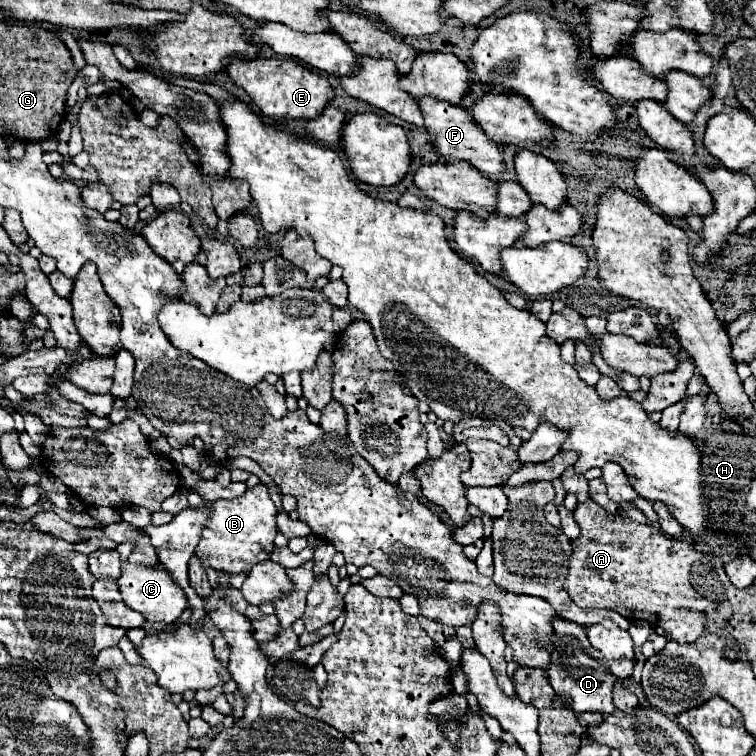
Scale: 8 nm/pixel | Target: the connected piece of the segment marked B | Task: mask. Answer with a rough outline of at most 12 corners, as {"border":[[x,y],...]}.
{"border":[[258,484],[210,506],[196,556],[216,572],[270,558],[276,506]]}

